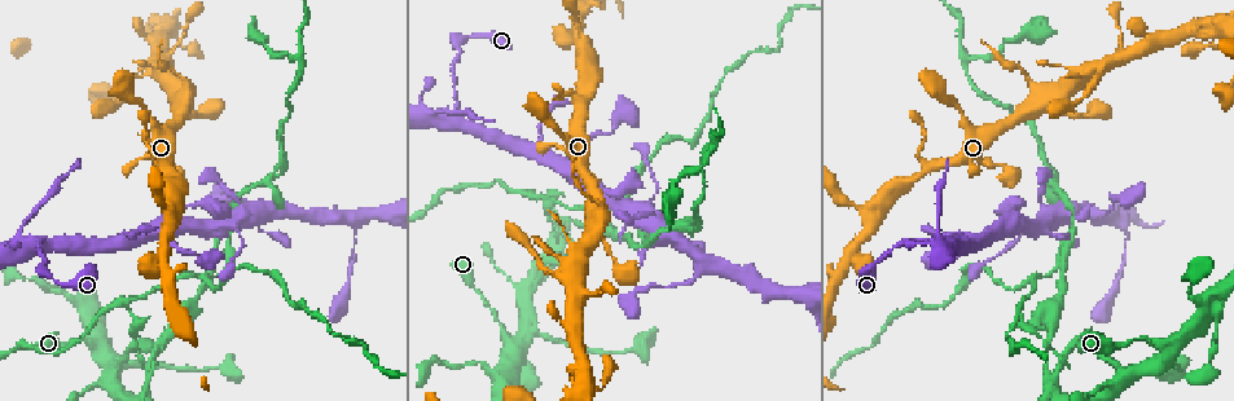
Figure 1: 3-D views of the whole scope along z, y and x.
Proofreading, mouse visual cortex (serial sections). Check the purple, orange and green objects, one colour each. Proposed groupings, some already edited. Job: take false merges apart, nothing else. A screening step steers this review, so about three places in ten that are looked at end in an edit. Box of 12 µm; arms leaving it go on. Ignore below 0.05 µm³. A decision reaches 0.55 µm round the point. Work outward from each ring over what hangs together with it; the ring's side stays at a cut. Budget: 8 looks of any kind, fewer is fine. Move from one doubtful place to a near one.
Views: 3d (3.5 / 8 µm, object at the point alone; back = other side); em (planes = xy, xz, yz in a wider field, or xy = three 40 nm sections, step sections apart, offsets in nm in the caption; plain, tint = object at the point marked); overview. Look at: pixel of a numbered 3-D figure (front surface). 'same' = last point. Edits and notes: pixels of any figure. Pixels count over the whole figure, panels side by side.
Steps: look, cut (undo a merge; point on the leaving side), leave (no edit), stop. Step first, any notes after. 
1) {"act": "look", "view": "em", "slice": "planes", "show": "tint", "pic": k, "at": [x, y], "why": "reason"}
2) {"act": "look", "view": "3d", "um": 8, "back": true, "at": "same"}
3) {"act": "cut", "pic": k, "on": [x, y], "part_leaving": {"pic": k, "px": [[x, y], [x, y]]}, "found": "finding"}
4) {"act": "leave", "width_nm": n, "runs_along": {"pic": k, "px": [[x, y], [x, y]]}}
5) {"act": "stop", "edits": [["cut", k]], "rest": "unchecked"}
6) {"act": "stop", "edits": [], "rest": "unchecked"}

{"act": "look", "view": "3d", "um": 3.5, "pic": 1, "at": [507, 340], "why": "branch point"}

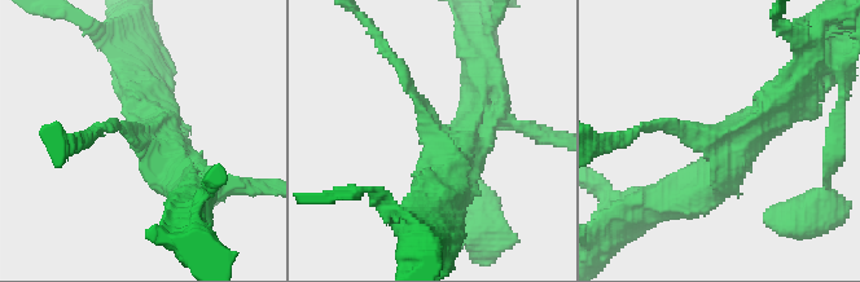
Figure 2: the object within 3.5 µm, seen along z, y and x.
{"act": "look", "view": "em", "slice": "xy", "step": 2, "show": "tint", "pic": 2, "at": [715, 136], "arms": 3, "arm_widths_nm": [150, 400, 450], "why": "need the tissue"}

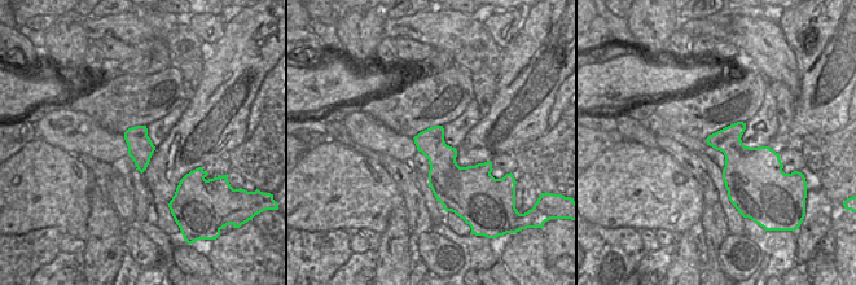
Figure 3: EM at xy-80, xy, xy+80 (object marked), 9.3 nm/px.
{"act": "look", "view": "em", "slice": "planes", "show": "tint", "at": "same"}

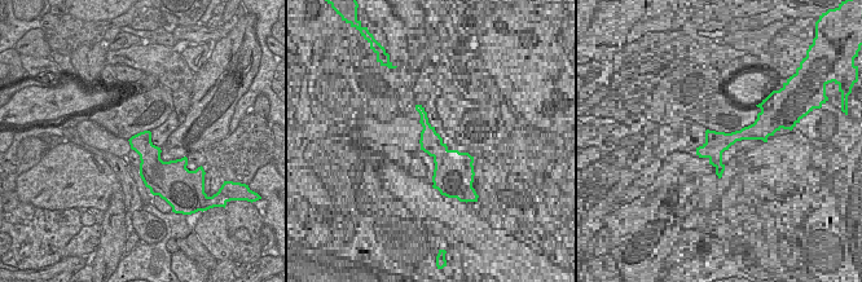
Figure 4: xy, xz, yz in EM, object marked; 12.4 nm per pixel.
{"act": "leave", "runs_along": {"pic": 2, "px": [[105, 127], [137, 131], [184, 194]]}, "found": "continuous, no second cell"}

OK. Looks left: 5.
{"act": "look", "view": "3d", "um": 3.5, "back": true, "pic": 1, "at": [1052, 383], "why": "arms run side by side"}

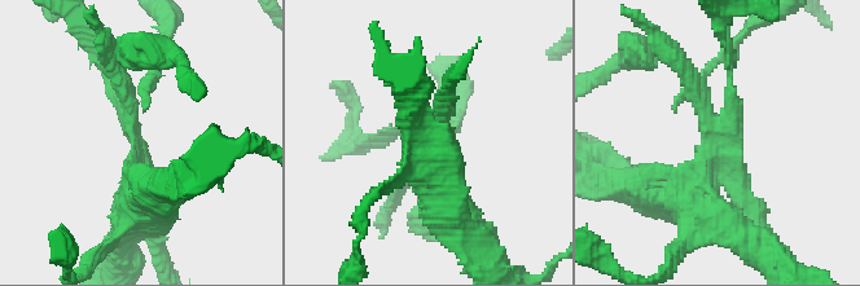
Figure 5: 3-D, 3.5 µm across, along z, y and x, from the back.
{"act": "look", "view": "em", "slice": "xy", "step": 2, "show": "tint", "pic": 5, "at": [713, 144]}

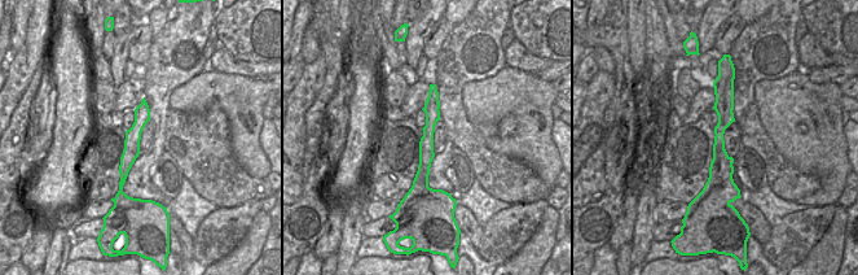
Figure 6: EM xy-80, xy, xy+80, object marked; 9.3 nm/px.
{"act": "cut", "pic": 5, "on": [145, 88], "arms": 3, "border": {"pic": 6, "px": [[423, 135], [423, 152], [419, 156]]}, "found": "a second cell is stuck on"}

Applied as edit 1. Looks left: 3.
{"act": "stop", "edits": [["cut", 5]], "rest": "unchecked"}

